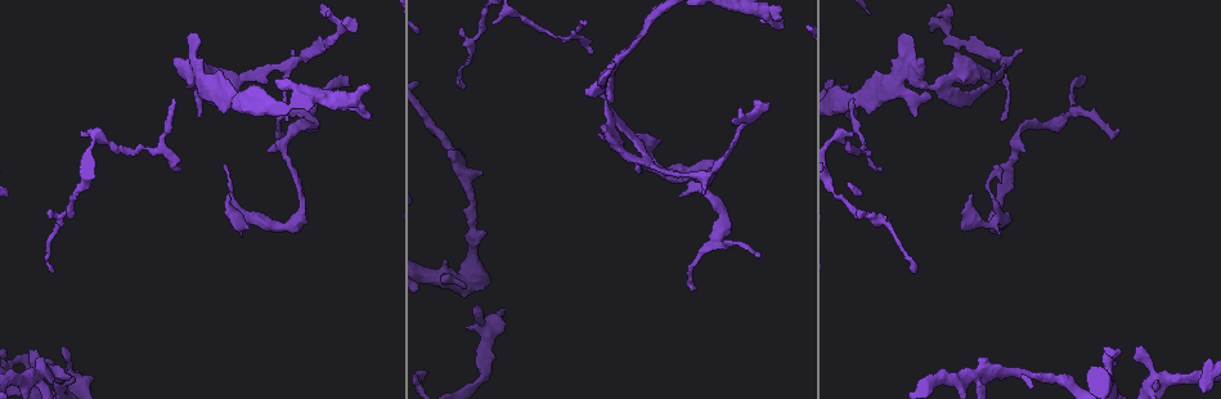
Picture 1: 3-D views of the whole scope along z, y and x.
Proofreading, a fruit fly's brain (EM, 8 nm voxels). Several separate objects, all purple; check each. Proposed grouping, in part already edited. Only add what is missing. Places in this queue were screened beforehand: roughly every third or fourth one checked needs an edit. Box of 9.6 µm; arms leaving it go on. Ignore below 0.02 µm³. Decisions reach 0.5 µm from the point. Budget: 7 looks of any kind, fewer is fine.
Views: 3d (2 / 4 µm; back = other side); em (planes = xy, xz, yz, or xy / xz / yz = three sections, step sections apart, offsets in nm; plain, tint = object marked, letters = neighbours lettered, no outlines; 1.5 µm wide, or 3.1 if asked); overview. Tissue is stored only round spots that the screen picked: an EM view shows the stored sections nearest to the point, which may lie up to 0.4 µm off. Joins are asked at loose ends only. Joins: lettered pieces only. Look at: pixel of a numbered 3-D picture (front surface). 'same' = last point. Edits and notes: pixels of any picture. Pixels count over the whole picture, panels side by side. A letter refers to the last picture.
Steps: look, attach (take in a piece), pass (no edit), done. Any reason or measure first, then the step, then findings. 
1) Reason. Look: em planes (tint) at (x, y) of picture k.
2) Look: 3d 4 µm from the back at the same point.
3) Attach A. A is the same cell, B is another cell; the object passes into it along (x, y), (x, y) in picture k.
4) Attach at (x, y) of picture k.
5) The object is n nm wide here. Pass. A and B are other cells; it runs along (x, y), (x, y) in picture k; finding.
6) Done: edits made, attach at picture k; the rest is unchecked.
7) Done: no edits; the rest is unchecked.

Tapers out. Look: em planes (plain) at (589, 52) of picture 1.

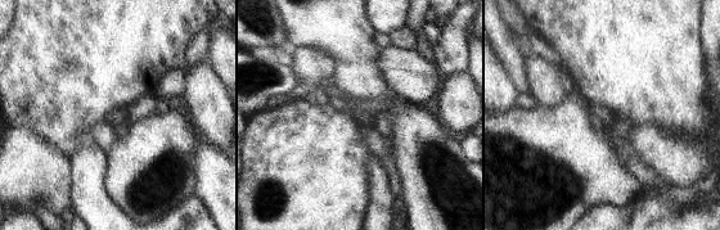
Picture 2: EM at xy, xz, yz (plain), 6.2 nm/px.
With the object marked. Look: em planes (tint) at the same point.

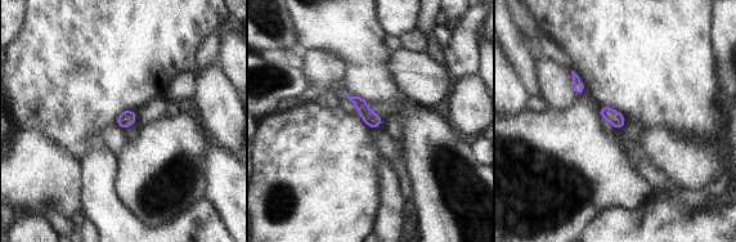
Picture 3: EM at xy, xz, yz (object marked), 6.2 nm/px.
See the neighbours. Look: em planes (letters) at the same point.

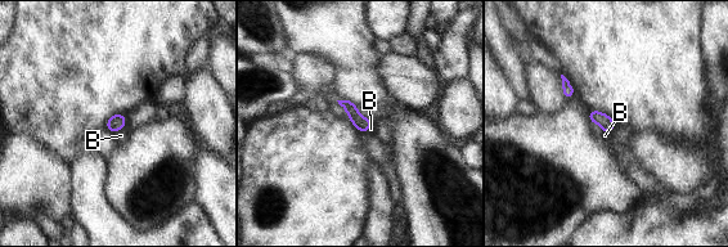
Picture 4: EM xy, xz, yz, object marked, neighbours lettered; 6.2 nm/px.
Pass. B is another cell; a border runs along (125, 125), (115, 134) in picture 4; no lettered piece goes on from it.

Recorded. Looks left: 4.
Tapers out. Look: em planes (letters) at (51, 273) of picture 1.

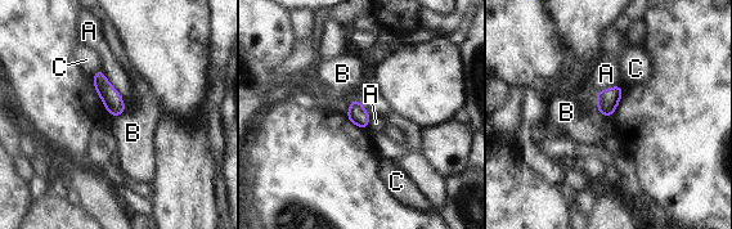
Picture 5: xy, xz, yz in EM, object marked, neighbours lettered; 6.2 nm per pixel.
Pass. A, B and C are other cells; a border runs along (125, 112), (113, 117) in picture 5; no lettered piece goes on from it.

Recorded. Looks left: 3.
Tapers out. Look: 3d 4 µm at (761, 256) of picture 1.

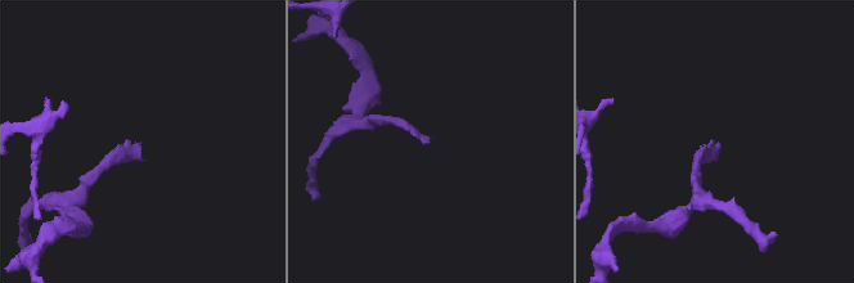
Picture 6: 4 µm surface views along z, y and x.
Need the tissue. Look: em xz step 8 (letters) at (430, 140) of picture 6.

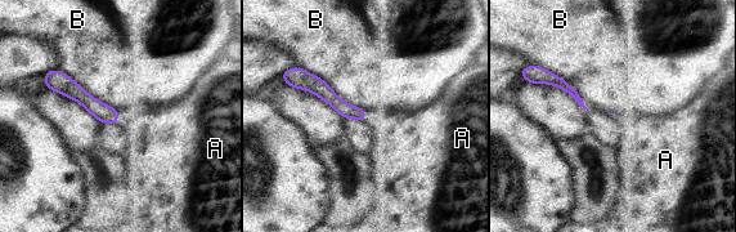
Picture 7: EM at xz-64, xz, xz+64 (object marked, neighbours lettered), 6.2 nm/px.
Attach A. A is the same cell, B is another cell; the object passes into it along (103, 112), (117, 117), (155, 128) in picture 7; the cell continues.

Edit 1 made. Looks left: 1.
Done: edits made, attach at picture 7; the rest is unchecked.

